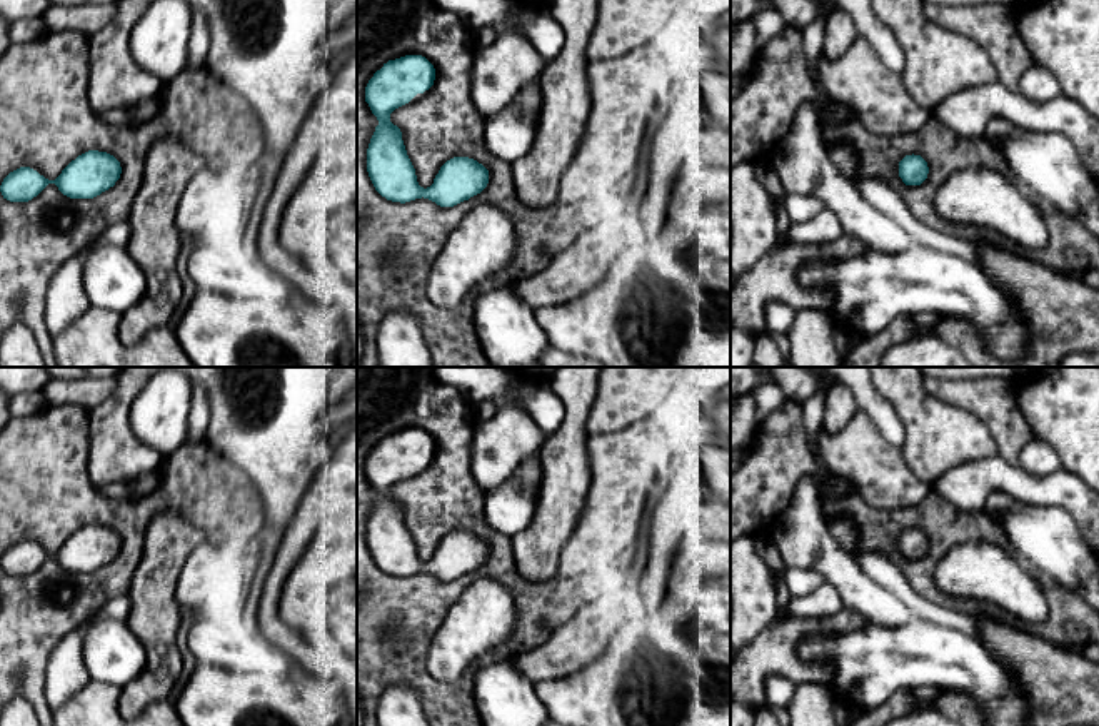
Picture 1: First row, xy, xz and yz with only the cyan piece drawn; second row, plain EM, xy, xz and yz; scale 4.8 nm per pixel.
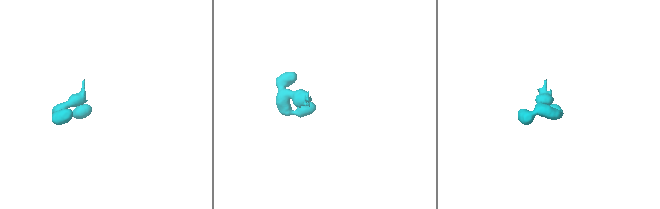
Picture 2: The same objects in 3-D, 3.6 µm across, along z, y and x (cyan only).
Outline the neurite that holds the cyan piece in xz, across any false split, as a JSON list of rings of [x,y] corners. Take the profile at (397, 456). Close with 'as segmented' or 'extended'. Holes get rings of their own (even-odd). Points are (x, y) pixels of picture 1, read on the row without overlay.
[[[405,429],[384,437],[365,461],[365,476],[379,494],[367,522],[367,546],[375,564],[387,574],[405,577],[424,571],[440,581],[454,581],[480,567],[489,557],[489,544],[482,537],[469,531],[454,531],[440,541],[430,561],[424,562],[419,559],[415,542],[402,514],[402,506],[390,496],[390,487],[409,477],[417,467],[429,464],[434,454],[435,442],[425,431]]]; as segmented

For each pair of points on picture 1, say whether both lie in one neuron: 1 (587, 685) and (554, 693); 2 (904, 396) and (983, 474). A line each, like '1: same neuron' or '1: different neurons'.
1: same neuron
2: different neurons

